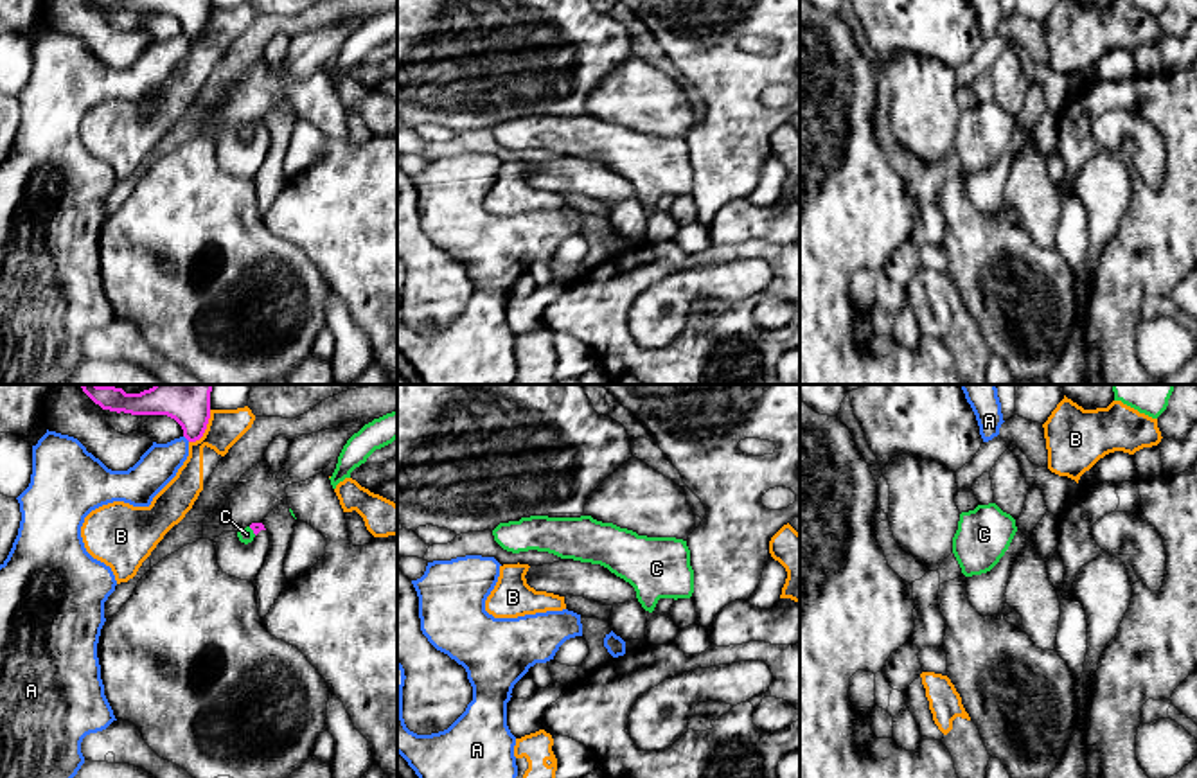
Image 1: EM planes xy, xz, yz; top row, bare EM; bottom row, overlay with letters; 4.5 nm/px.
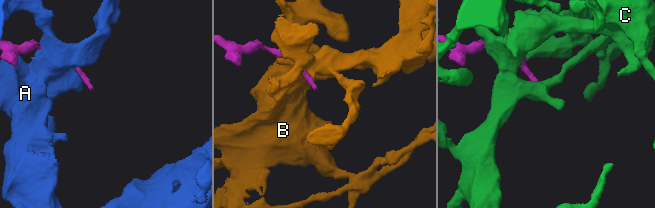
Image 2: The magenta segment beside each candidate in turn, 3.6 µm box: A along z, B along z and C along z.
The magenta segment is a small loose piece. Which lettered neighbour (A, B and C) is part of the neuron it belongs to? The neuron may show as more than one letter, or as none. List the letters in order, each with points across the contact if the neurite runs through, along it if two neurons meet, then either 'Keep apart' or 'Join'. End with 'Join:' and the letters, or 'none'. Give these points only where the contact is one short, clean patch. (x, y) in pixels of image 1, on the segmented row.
A: Keep apart
B: Keep apart
C: Boundary: xy (248, 527), (256, 534). Keep apart
Join: none

